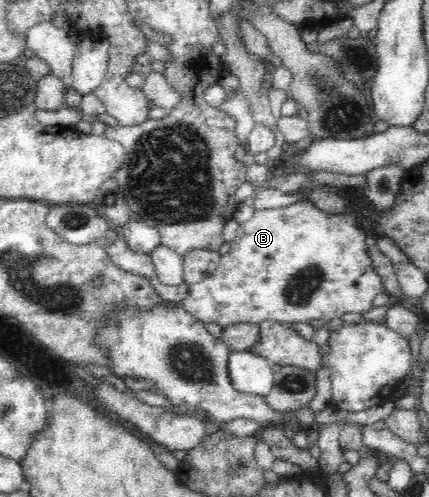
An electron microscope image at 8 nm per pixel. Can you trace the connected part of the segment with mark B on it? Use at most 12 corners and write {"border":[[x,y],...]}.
{"border":[[255,210],[183,305],[204,326],[363,315],[368,233]]}

